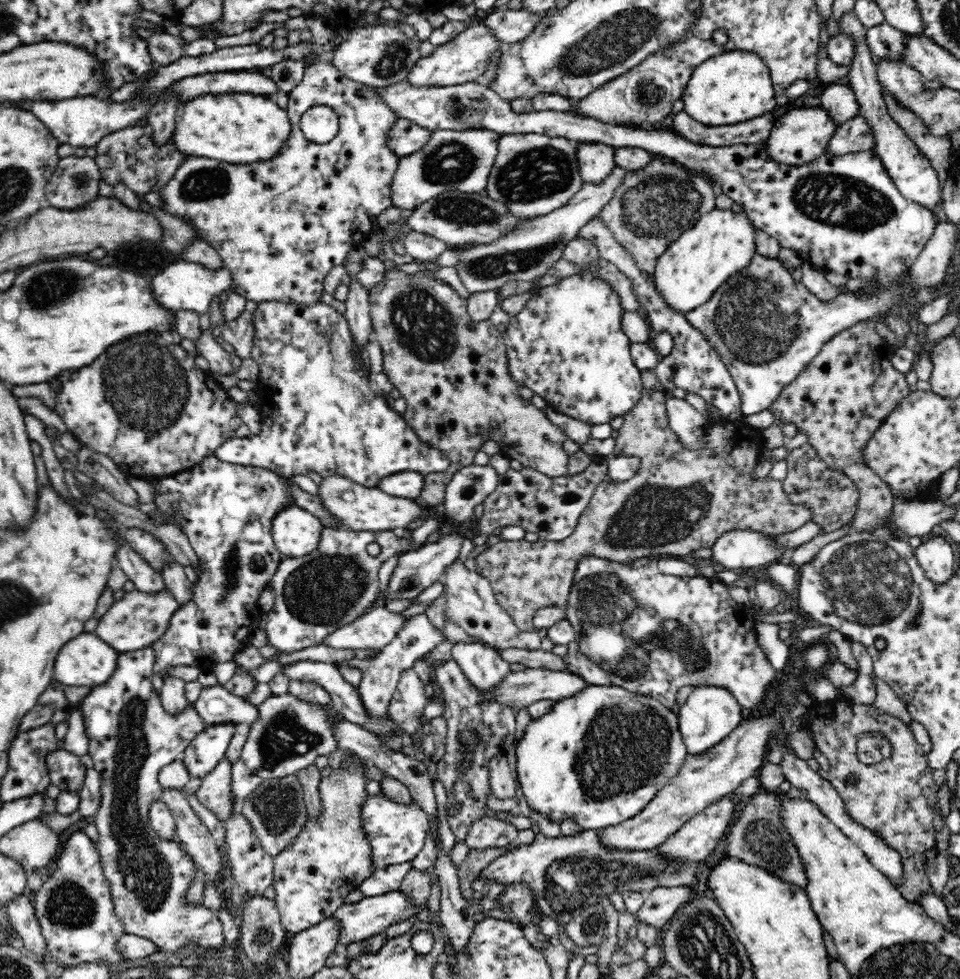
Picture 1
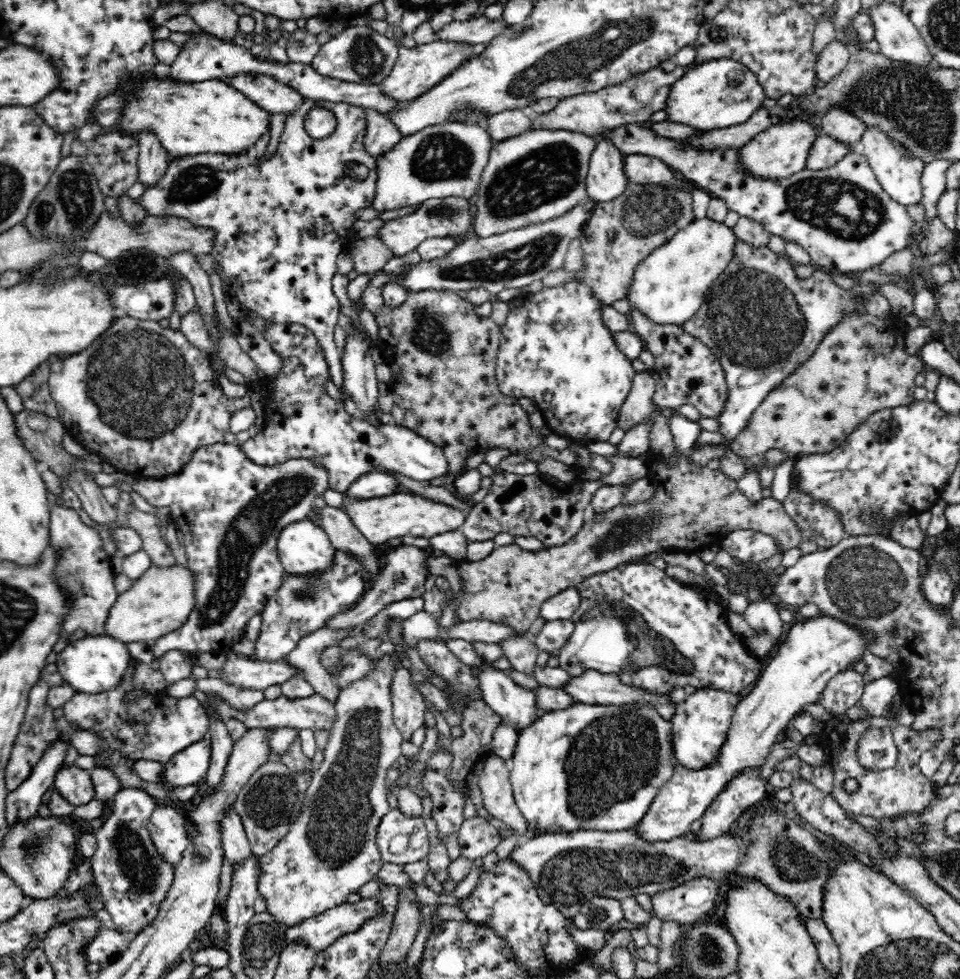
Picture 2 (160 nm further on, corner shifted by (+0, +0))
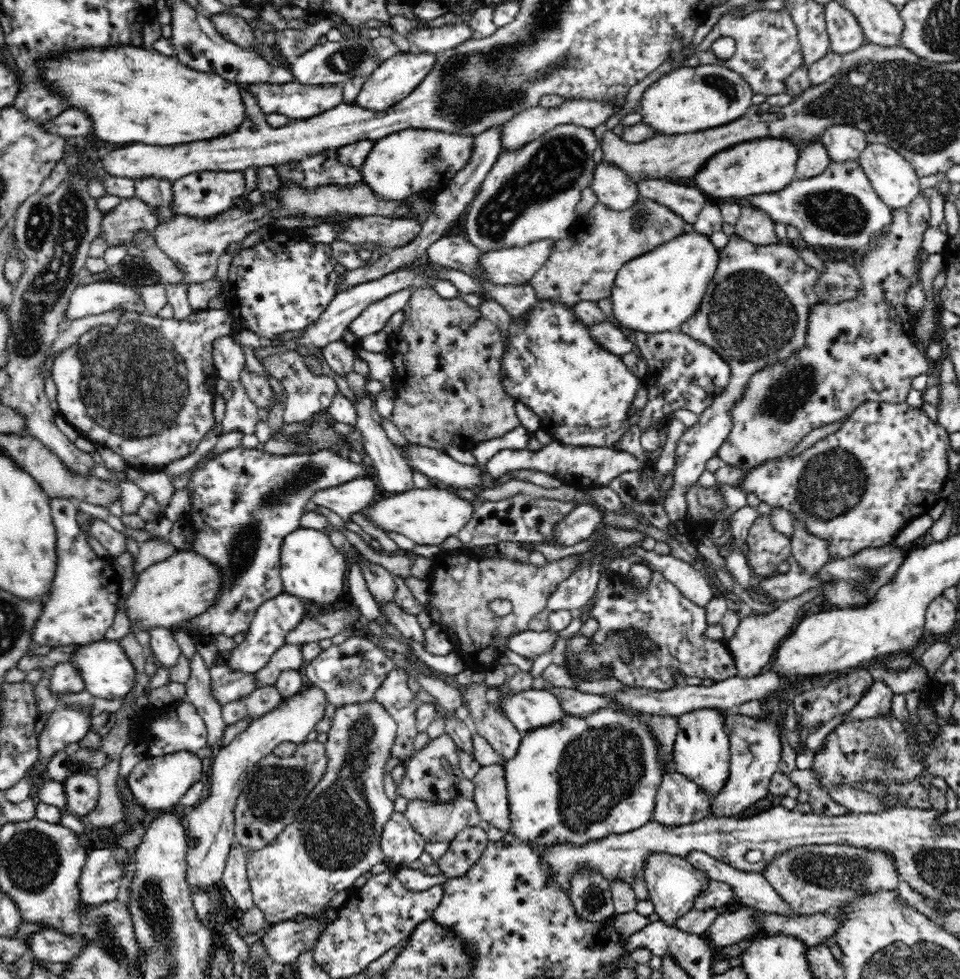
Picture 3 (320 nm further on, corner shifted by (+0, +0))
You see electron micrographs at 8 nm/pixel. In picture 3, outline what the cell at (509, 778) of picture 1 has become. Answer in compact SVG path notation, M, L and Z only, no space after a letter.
M500 765L481 766L471 781L474 784L473 801L481 820L507 832L510 828L510 807L505 768Z

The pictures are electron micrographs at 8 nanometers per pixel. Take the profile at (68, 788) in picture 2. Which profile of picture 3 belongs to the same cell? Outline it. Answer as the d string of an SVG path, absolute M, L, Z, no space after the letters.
M71 773L62 783L67 802L65 811L81 817L95 810L100 789L93 773Z

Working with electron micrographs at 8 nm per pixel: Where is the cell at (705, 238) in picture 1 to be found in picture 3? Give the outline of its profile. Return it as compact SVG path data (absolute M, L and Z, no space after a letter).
M692 232L682 234L650 252L641 254L632 261L626 262L614 278L614 286L610 288L612 314L622 329L632 332L661 333L678 331L683 322L686 322L700 306L704 293L710 284L718 266L718 249L714 248L710 238Z

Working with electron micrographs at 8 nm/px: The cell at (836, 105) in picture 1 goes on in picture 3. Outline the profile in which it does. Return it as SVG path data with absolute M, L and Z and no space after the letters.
M830 126L820 142L834 164L858 160L867 146L865 135L854 126Z

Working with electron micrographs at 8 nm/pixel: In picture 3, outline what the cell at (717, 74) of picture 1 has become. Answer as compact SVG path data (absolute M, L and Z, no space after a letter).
M702 65L695 67L682 66L672 68L665 72L652 84L650 84L642 98L640 98L640 123L648 124L657 134L690 134L698 133L702 130L709 130L729 124L742 117L752 105L754 91L744 80L744 77L733 70L728 65Z

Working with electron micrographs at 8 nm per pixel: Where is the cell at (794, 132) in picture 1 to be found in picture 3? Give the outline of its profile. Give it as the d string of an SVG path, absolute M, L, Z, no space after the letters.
M764 138L744 142L713 154L704 167L688 183L704 194L718 198L742 198L778 192L795 180L795 169L801 147L780 138Z

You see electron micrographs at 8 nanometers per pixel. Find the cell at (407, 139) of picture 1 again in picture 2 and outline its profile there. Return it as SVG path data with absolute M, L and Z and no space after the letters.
M364 107L362 108L365 110L365 116L367 119L367 130L363 143L364 151L366 151L369 156L378 158L378 156L384 154L386 150L390 150L391 147L394 147L396 144L398 144L402 137L399 132L395 130L395 125L390 120L387 120L385 116L381 116L381 114L376 110L366 109Z

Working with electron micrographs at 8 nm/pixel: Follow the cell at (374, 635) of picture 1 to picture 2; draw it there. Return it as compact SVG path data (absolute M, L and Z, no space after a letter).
M322 630L311 632L302 638L292 653L283 660L294 667L296 674L304 677L314 687L314 692L334 704L338 698L338 687L332 679L323 677L320 654L330 646L338 646L339 640L348 637L349 631Z

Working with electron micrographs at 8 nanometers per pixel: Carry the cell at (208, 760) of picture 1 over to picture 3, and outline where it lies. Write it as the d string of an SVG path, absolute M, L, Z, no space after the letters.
M178 751L162 756L146 756L138 761L127 776L127 784L135 802L146 812L169 812L179 804L180 798L192 784L199 783L202 778L202 762L198 755L188 751Z

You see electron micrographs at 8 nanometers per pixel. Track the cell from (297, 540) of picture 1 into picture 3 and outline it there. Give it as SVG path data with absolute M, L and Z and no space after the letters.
M298 527L298 530L294 530L284 539L281 546L281 579L284 593L300 598L307 604L311 613L334 609L334 605L341 601L347 576L348 564L344 556L332 545L330 537L324 531Z

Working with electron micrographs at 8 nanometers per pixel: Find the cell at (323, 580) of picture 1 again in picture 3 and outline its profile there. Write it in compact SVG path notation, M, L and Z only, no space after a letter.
M280 594L278 597L272 598L268 602L264 602L258 608L249 630L245 632L246 636L243 642L240 642L230 653L230 657L226 660L226 667L230 667L230 671L242 672L244 674L254 674L258 670L262 670L274 652L281 648L284 638L290 630L293 630L307 615L312 614L300 598L291 596L290 594Z

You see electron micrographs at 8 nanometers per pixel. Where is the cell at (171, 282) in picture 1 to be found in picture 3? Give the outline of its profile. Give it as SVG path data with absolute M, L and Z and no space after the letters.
M108 279L78 285L70 296L65 322L78 320L93 314L102 314L122 306L126 312L145 313L144 304L134 287L115 283Z

